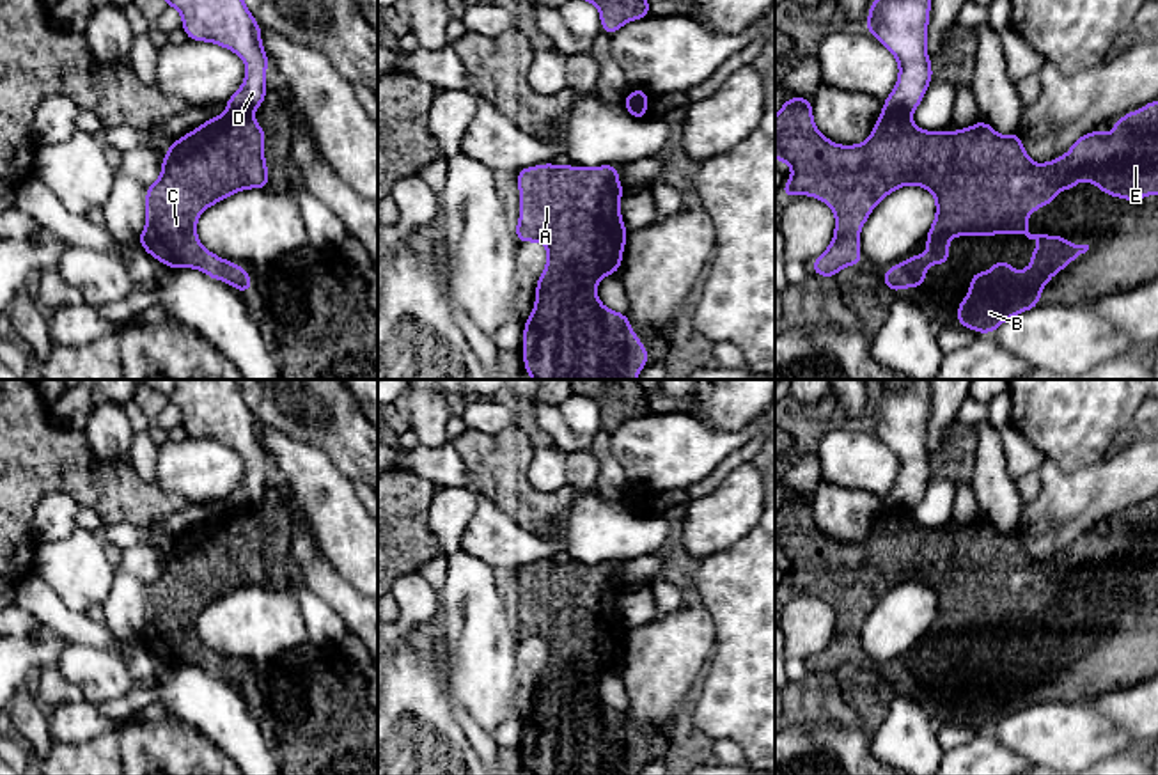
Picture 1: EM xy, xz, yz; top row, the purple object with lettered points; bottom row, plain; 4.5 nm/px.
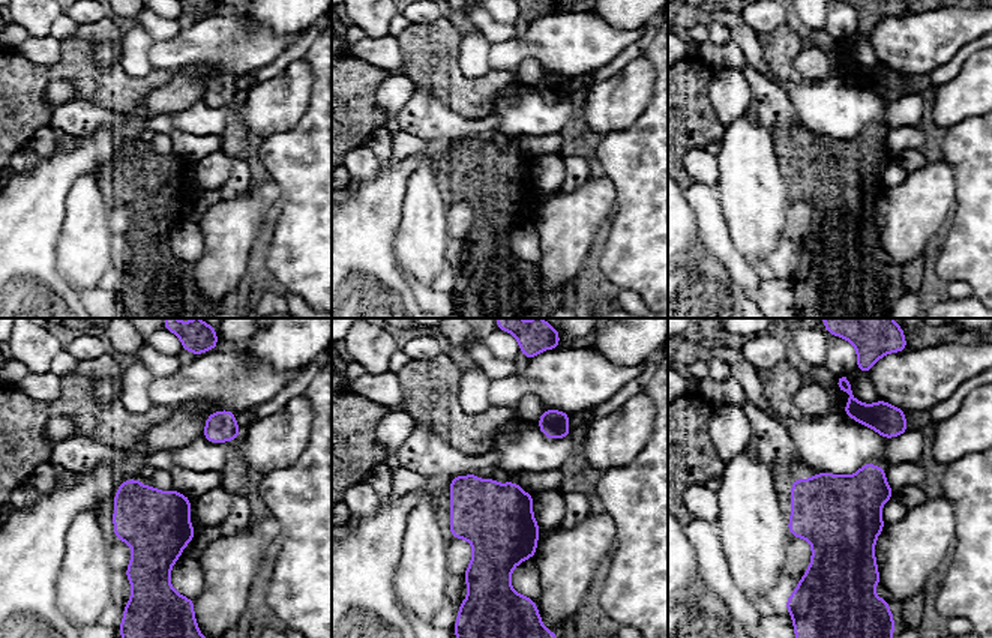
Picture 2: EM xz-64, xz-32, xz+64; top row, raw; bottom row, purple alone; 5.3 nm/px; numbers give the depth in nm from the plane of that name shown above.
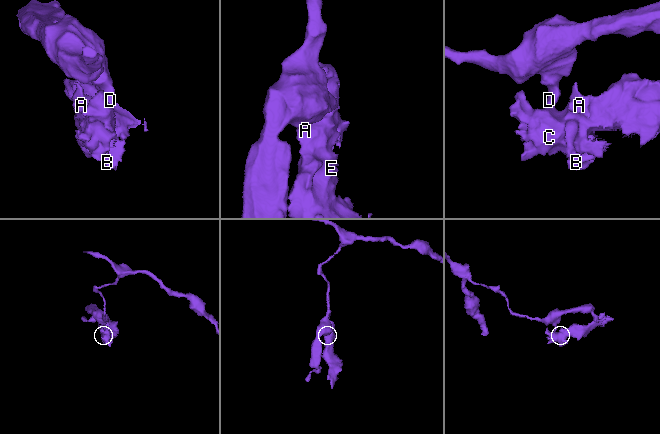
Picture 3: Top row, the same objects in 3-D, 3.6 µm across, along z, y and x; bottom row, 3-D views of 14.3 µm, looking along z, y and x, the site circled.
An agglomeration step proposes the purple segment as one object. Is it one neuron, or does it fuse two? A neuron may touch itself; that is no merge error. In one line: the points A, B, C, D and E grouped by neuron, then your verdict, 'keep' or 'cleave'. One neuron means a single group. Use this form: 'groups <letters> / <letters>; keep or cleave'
groups A B C E / D; cleave

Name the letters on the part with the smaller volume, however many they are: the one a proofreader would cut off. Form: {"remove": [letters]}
{"remove": ["A", "B", "C", "E"]}

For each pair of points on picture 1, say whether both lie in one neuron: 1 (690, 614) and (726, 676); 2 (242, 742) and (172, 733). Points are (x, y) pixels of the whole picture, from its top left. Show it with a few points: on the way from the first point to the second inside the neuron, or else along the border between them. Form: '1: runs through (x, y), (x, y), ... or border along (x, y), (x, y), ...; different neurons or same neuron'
1: border along (710, 612), (713, 621), (713, 653), (701, 674); different neurons
2: border along (174, 713), (229, 756); different neurons

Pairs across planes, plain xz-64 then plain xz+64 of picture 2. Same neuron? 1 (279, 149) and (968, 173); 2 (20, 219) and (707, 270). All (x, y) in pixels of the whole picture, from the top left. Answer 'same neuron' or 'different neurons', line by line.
1: same neuron
2: same neuron

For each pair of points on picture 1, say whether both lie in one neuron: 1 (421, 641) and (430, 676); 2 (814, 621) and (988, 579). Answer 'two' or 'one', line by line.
1: two
2: two

